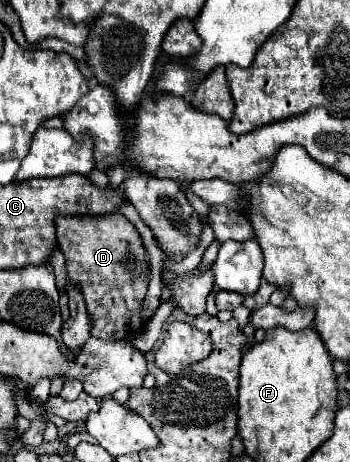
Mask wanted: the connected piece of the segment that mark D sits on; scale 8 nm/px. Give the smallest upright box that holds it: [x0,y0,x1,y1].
[56,213,150,339]

